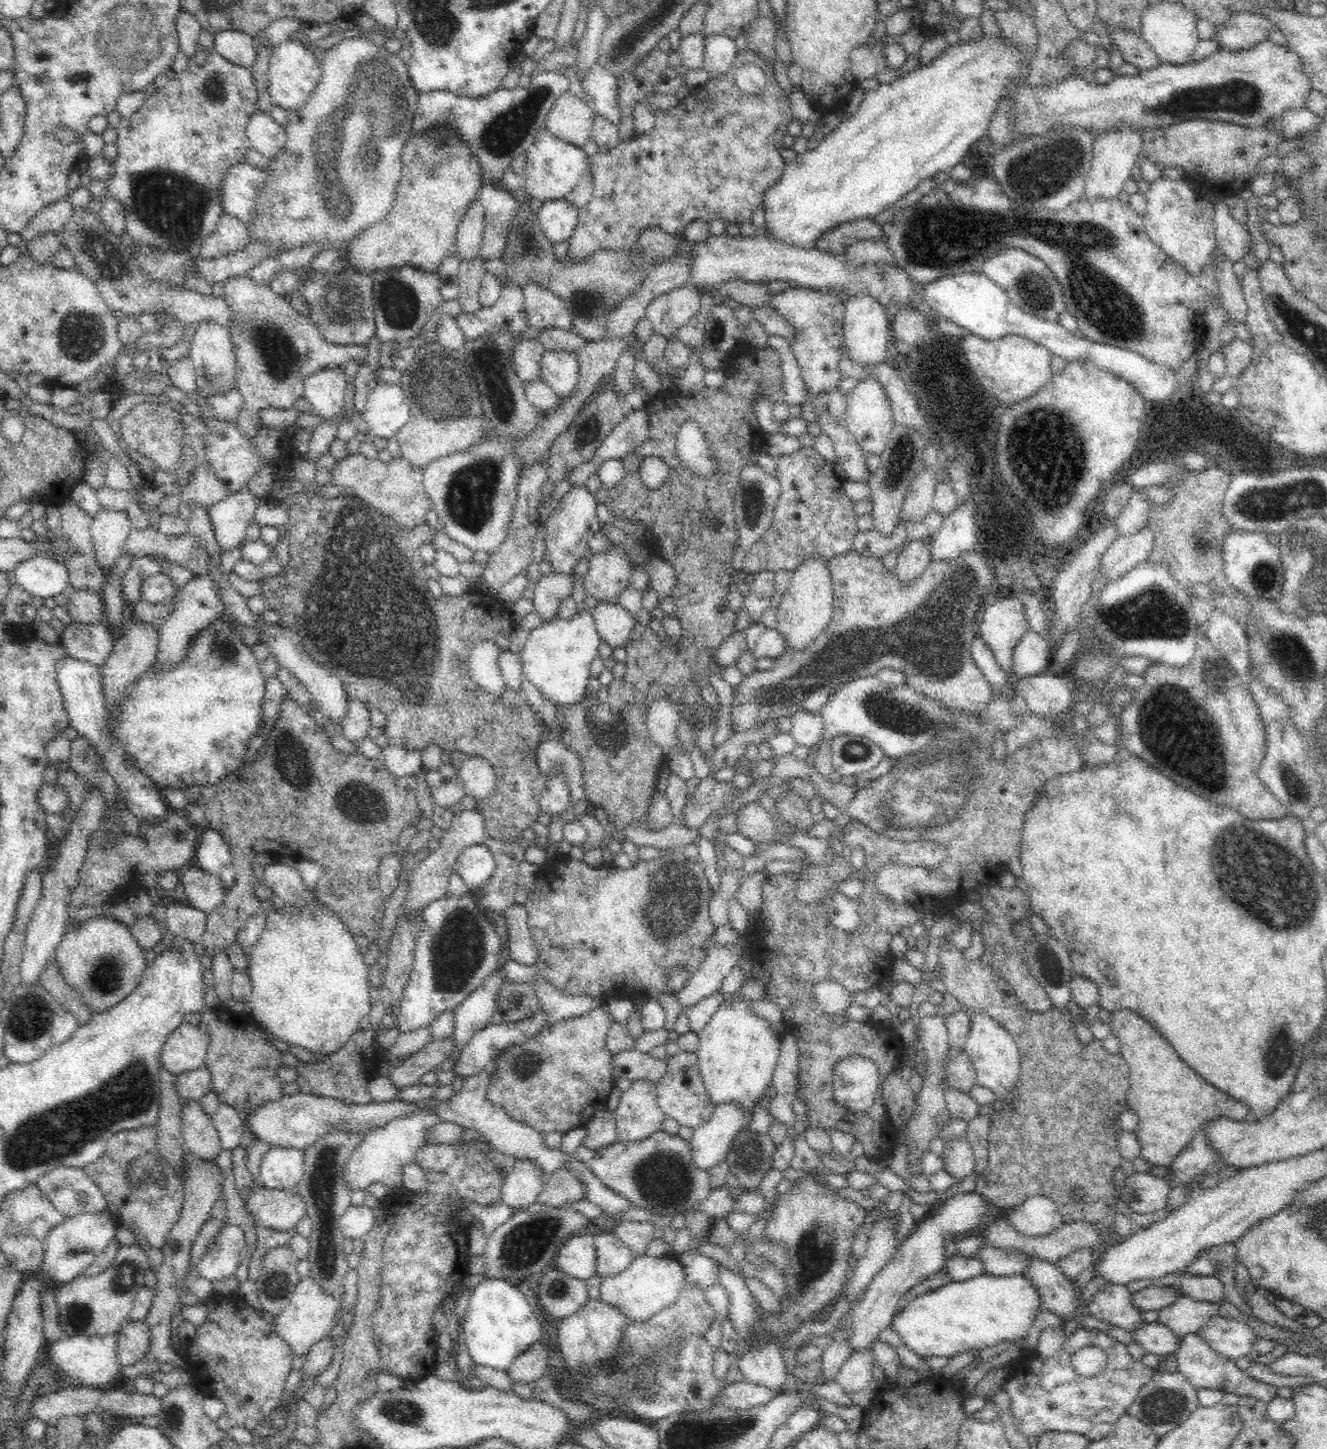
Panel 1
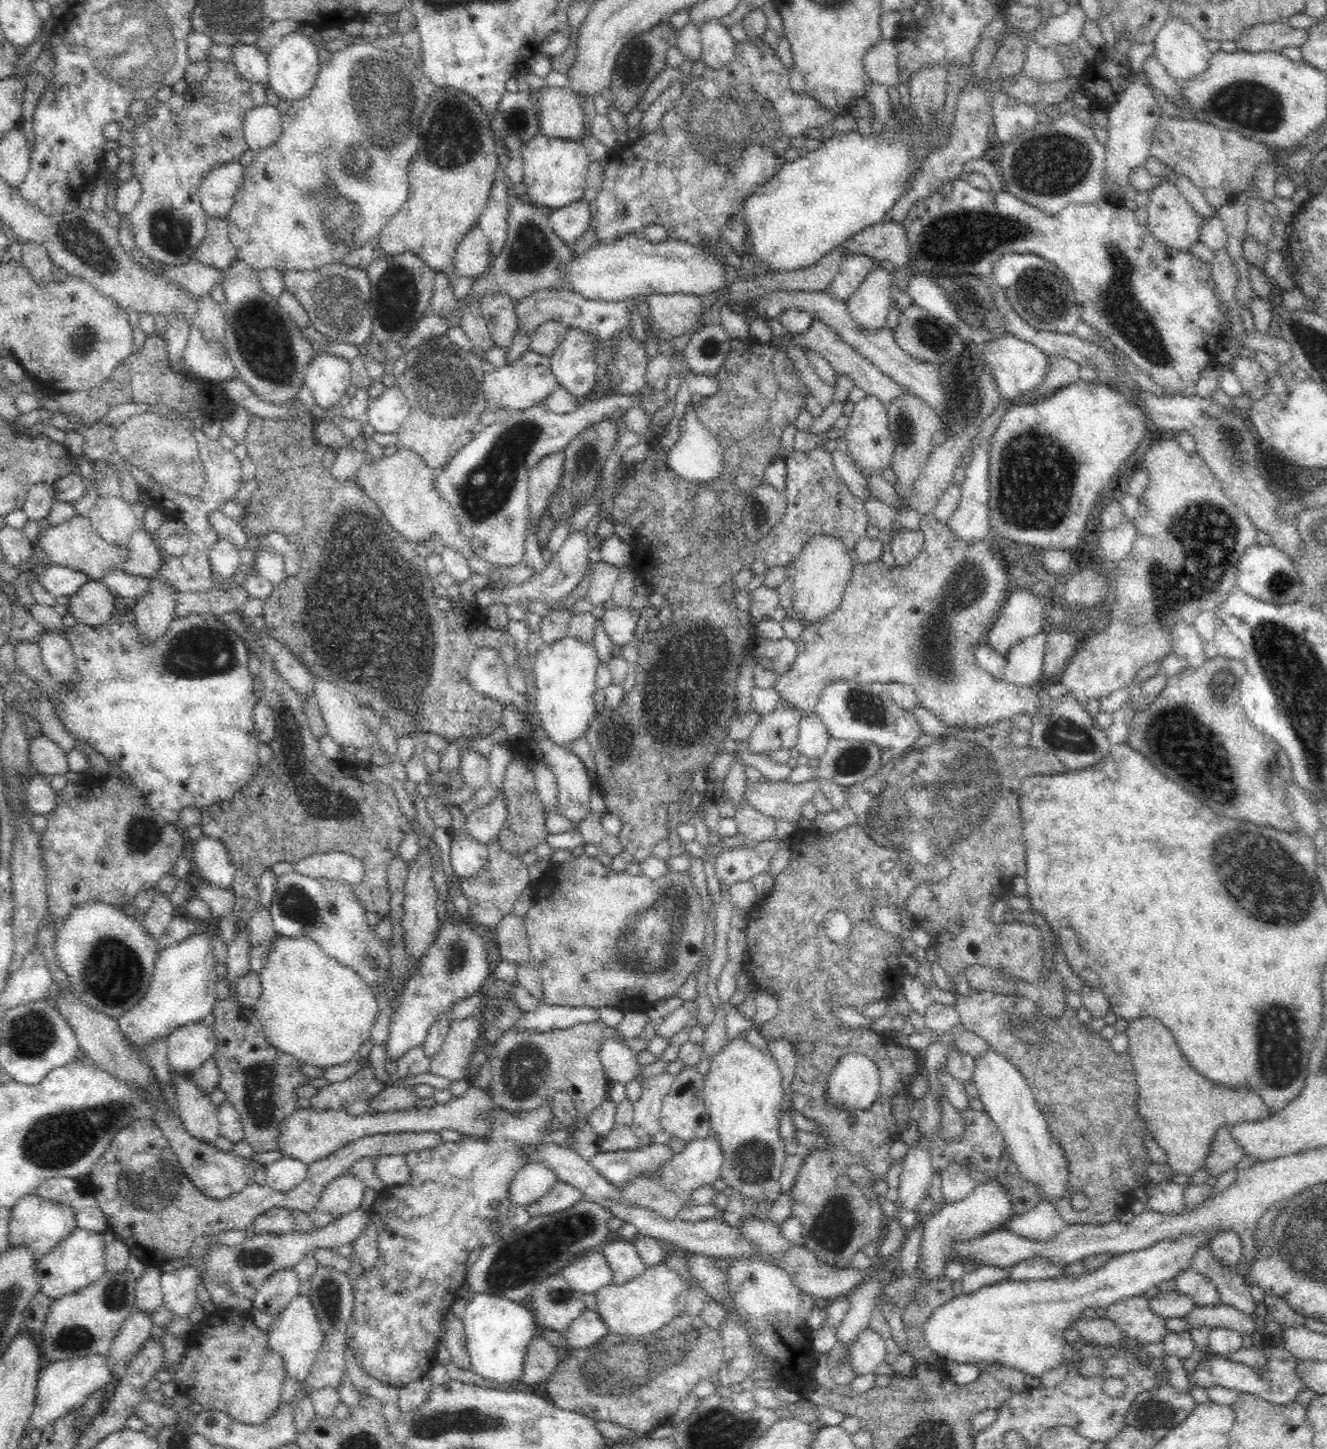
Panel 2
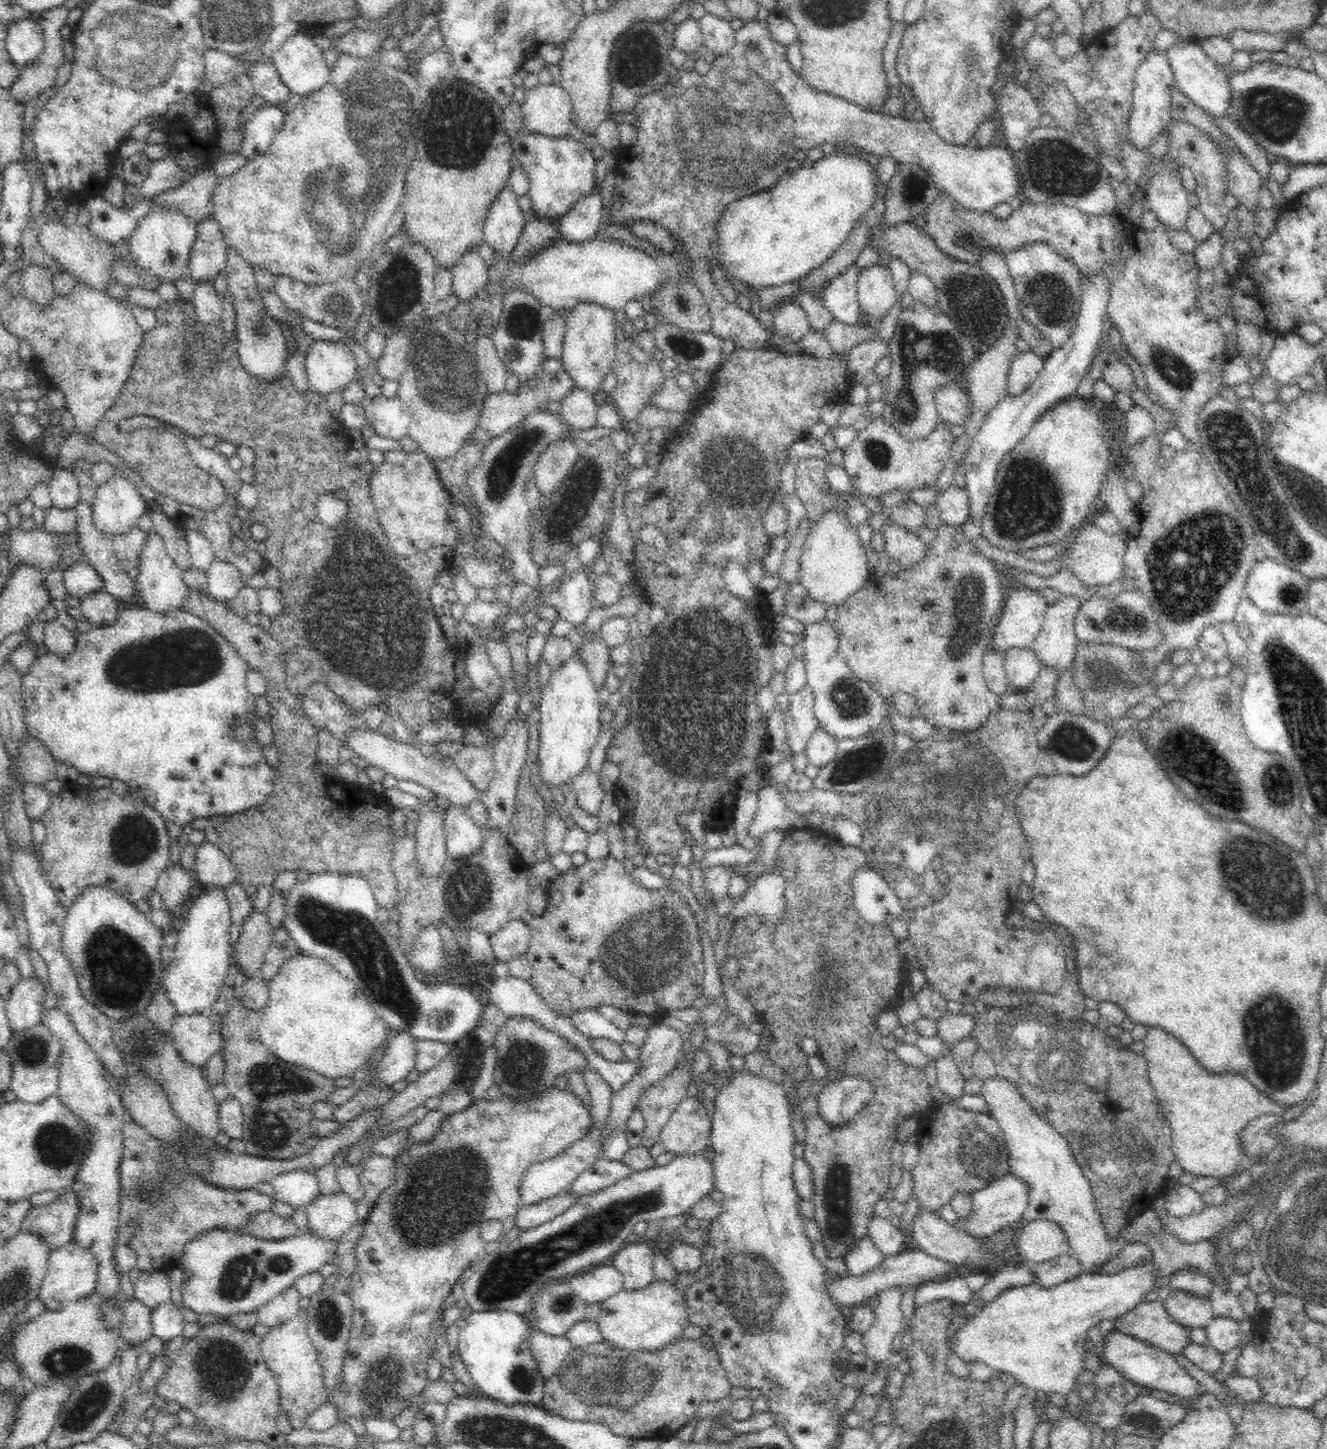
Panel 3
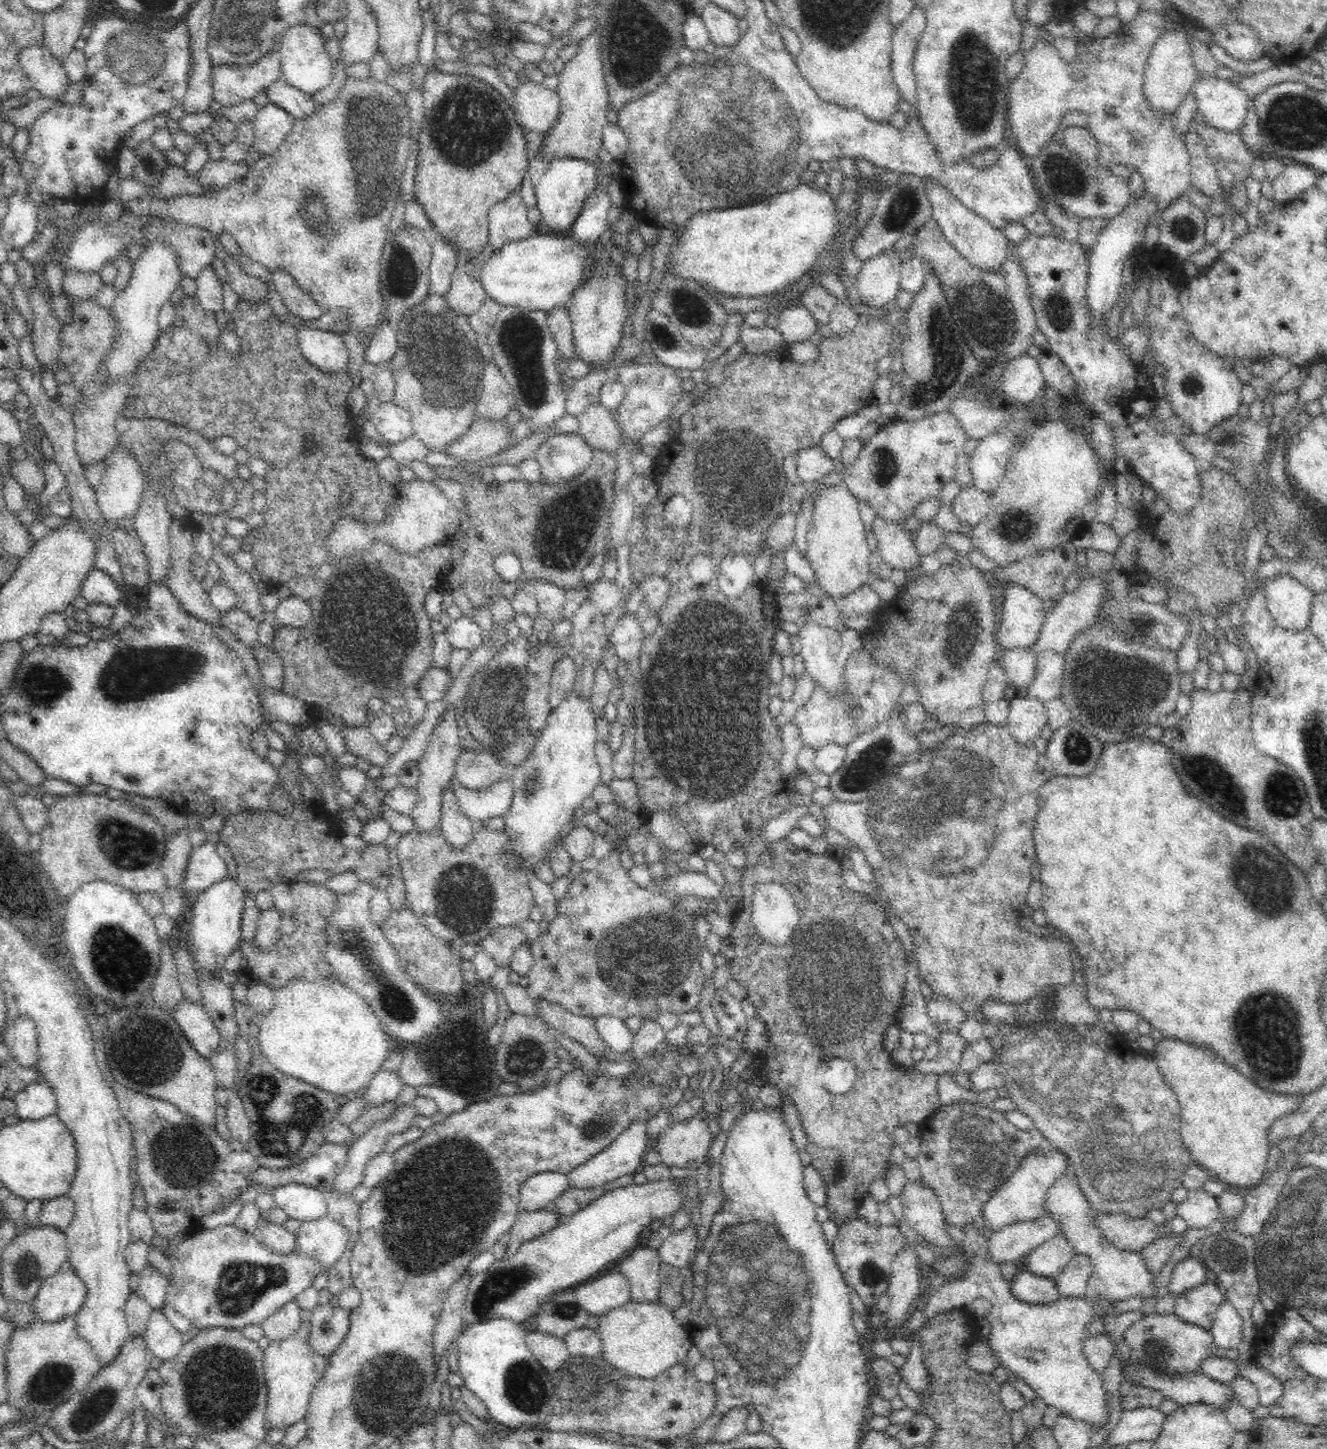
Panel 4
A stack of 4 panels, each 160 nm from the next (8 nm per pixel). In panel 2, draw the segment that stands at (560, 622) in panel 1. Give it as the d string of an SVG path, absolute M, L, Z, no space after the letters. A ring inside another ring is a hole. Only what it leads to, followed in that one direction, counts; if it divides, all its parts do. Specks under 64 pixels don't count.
M566 636L552 646L544 644L540 652L533 656L536 711L542 719L540 726L552 745L569 750L574 741L585 738L596 718L595 680L600 663L596 654L595 646Z

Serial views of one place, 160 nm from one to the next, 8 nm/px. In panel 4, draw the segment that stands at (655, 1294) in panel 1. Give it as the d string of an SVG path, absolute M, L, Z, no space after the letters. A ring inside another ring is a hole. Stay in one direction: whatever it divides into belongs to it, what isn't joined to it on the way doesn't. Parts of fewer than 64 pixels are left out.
M630 1300L603 1314L599 1320L596 1332L603 1346L602 1359L626 1379L655 1379L673 1366L684 1364L690 1352L692 1339L686 1328L660 1302L636 1303Z

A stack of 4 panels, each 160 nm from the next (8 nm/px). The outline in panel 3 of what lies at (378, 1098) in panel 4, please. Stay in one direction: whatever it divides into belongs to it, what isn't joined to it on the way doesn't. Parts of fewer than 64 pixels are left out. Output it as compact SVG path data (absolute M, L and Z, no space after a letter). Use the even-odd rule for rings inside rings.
M406 1031L391 1034L386 1057L376 1068L376 1081L396 1091L405 1085L407 1075L415 1068L415 1039Z

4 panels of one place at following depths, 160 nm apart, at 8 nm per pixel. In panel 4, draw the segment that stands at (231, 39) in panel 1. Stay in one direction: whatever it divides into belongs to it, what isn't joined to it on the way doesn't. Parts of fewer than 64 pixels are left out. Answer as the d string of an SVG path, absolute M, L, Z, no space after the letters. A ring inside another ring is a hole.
M282 79L280 82L279 80L272 82L264 94L268 96L270 103L284 108L295 120L310 118L310 116L318 114L322 110L322 106L326 106L326 104L316 104L312 96L298 91Z

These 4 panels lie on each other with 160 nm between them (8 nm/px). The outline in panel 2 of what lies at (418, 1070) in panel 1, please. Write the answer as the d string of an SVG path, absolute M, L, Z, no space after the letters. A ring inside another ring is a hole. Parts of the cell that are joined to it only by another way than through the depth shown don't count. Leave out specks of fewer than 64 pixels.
M406 1086L385 1087L385 1089L371 1099L369 1114L388 1114L388 1112L402 1112L414 1107L417 1102L415 1088Z

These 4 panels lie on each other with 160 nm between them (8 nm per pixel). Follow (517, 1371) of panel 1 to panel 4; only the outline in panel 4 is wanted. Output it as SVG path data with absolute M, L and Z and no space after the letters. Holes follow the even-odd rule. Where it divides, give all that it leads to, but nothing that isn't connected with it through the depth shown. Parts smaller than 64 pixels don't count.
M530 1331L526 1336L526 1344L532 1356L551 1373L560 1369L571 1357L565 1339L560 1337Z

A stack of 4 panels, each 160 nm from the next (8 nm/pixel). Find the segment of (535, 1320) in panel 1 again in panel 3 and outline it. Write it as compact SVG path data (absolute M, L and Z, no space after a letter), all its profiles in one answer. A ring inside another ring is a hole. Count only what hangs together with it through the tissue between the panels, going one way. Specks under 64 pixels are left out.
M505 1310L467 1312L465 1322L466 1326L461 1329L458 1337L457 1352L483 1396L506 1406L543 1406L545 1378L540 1376L529 1349L532 1326L526 1317Z

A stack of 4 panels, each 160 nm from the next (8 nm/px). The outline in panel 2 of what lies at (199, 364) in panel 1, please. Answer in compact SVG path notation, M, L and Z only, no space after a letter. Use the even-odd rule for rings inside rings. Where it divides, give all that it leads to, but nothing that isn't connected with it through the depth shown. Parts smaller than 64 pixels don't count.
M209 294L196 298L196 312L194 312L193 326L199 329L207 340L225 340L225 328L227 325L225 312Z

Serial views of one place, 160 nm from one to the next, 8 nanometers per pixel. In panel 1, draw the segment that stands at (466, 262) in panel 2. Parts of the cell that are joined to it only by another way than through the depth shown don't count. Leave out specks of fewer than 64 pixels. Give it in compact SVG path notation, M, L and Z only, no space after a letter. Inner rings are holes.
M480 199L472 202L456 237L456 256L464 261L481 258L483 241L483 210Z

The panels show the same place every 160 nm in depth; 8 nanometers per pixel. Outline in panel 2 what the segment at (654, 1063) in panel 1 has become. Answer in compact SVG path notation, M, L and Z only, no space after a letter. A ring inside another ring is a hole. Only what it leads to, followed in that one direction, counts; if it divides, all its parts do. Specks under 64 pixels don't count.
M605 1039L601 1043L599 1058L608 1080L622 1086L638 1078L642 1072L637 1054L626 1045L626 1042Z

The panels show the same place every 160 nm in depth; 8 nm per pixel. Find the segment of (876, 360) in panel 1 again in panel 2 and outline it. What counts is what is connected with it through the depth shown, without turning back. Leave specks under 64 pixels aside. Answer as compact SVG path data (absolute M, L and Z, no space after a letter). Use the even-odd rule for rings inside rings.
M888 267L874 268L864 276L862 284L847 302L848 312L863 330L874 332L887 326L892 306L892 276Z

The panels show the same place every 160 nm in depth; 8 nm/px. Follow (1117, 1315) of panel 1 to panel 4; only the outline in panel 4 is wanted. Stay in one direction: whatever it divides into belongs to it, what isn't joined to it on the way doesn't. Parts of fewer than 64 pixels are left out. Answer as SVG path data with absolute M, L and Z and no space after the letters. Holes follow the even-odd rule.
M1153 1313L1151 1316L1143 1317L1126 1330L1123 1339L1130 1347L1131 1356L1136 1362L1156 1373L1172 1377L1186 1373L1202 1373L1201 1364L1207 1358L1216 1357L1216 1353L1212 1353L1216 1346L1211 1333L1198 1326L1184 1323L1174 1314L1160 1316Z

